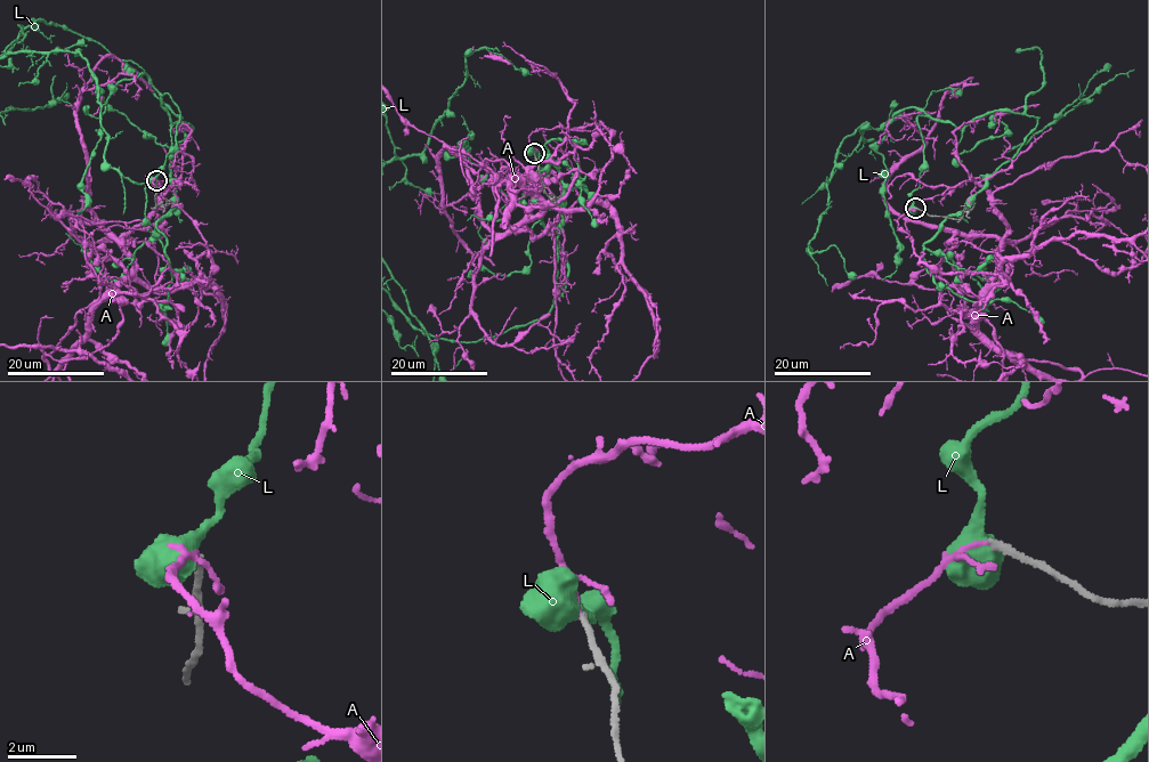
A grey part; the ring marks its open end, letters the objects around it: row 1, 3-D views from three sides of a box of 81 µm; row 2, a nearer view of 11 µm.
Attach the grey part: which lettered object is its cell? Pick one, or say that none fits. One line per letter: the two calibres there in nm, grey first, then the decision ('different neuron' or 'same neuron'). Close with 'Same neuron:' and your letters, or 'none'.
A: 190/90 nm | different neuron
L: 190/500 nm | different neuron
Same neuron: none

